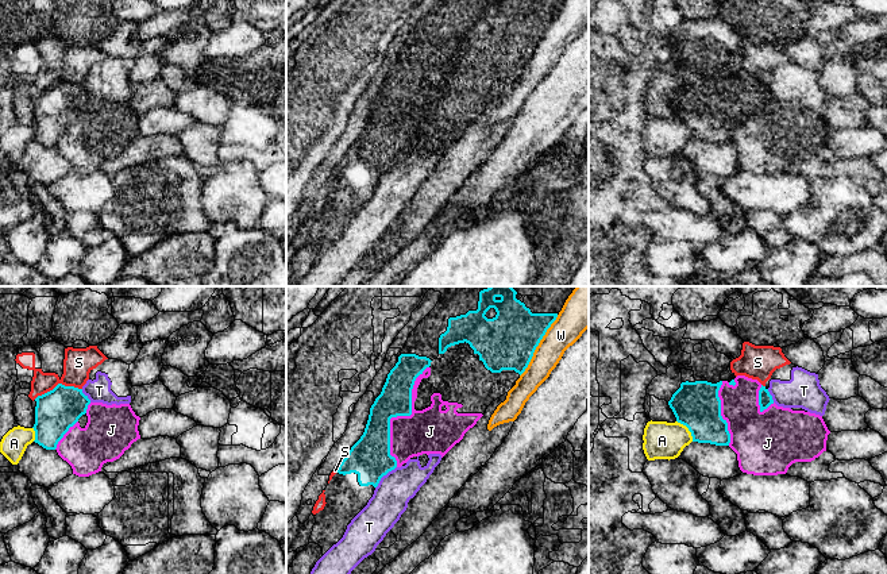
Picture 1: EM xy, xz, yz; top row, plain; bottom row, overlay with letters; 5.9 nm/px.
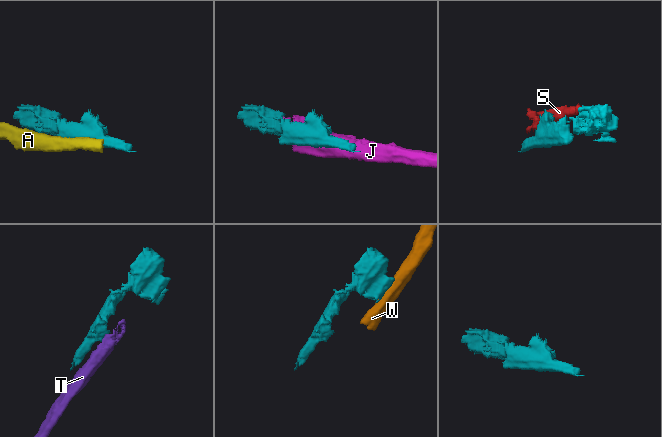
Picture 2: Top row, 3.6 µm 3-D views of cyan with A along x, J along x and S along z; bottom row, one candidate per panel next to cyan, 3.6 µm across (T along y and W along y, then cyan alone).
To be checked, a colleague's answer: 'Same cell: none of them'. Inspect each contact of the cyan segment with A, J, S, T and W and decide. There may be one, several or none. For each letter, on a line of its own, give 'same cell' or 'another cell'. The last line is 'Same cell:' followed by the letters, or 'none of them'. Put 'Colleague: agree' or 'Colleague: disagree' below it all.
A: another cell
J: another cell
S: another cell
T: another cell
W: another cell
Same cell: none of them
Colleague: agree

